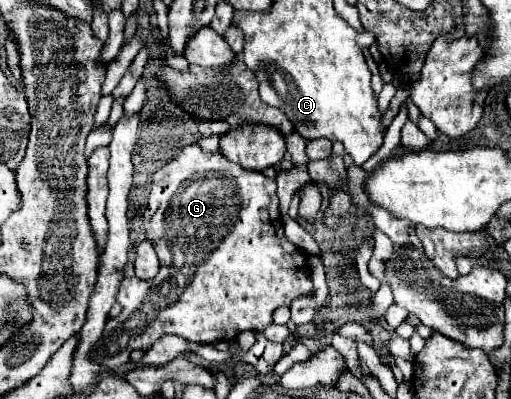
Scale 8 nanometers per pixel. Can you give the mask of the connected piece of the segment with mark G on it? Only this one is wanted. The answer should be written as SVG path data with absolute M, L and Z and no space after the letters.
M189 144L181 150L181 154L171 160L169 164L165 164L161 170L157 170L153 174L153 184L151 184L151 192L149 192L149 200L147 200L147 208L143 210L143 224L145 224L145 234L149 238L149 242L153 244L157 256L159 256L159 272L153 280L121 280L119 292L117 292L117 302L123 306L121 314L117 318L109 318L105 322L105 330L103 336L97 340L97 346L93 346L93 350L89 352L89 358L93 358L99 366L105 368L119 368L123 364L129 362L129 354L133 350L149 350L151 344L165 336L165 334L173 334L173 336L181 336L189 342L199 342L199 344L211 344L211 342L221 342L221 340L235 340L235 336L239 336L245 330L251 332L263 332L265 326L269 326L273 322L273 310L283 306L283 304L291 304L295 298L299 296L309 296L313 292L313 282L311 282L311 274L309 274L309 264L307 264L307 256L305 252L295 246L293 242L289 242L283 234L283 222L281 222L281 214L279 214L279 202L277 202L277 194L275 194L275 180L265 178L261 172L253 172L253 170L245 170L233 162L229 162L227 158L223 158L219 152L217 154L207 154L203 152L197 144Z

